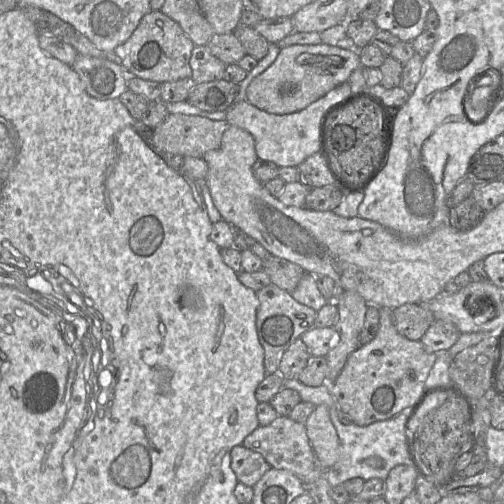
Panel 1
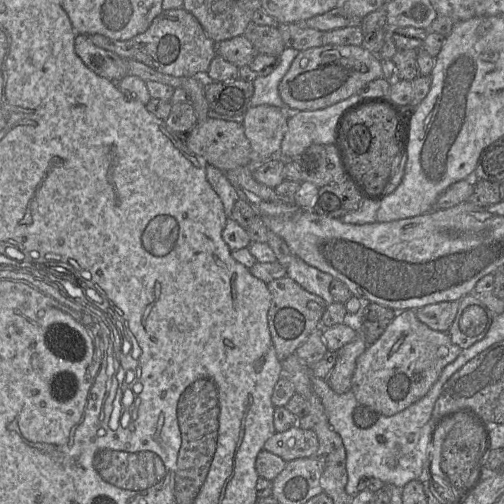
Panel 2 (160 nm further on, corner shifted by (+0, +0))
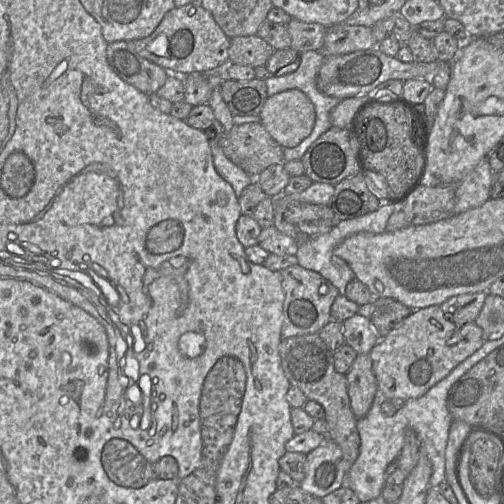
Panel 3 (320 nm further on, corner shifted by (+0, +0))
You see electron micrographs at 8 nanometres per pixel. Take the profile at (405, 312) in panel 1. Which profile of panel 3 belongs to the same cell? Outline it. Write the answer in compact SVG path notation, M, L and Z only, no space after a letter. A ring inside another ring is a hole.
M487 291L458 295L449 298L440 307L454 324L464 325L475 320L487 295Z

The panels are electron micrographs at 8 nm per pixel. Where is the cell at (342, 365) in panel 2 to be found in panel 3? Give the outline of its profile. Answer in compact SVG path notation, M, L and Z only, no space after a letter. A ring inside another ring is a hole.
M358 354L345 375L351 409L357 418L362 418L371 408L378 391L369 354Z

